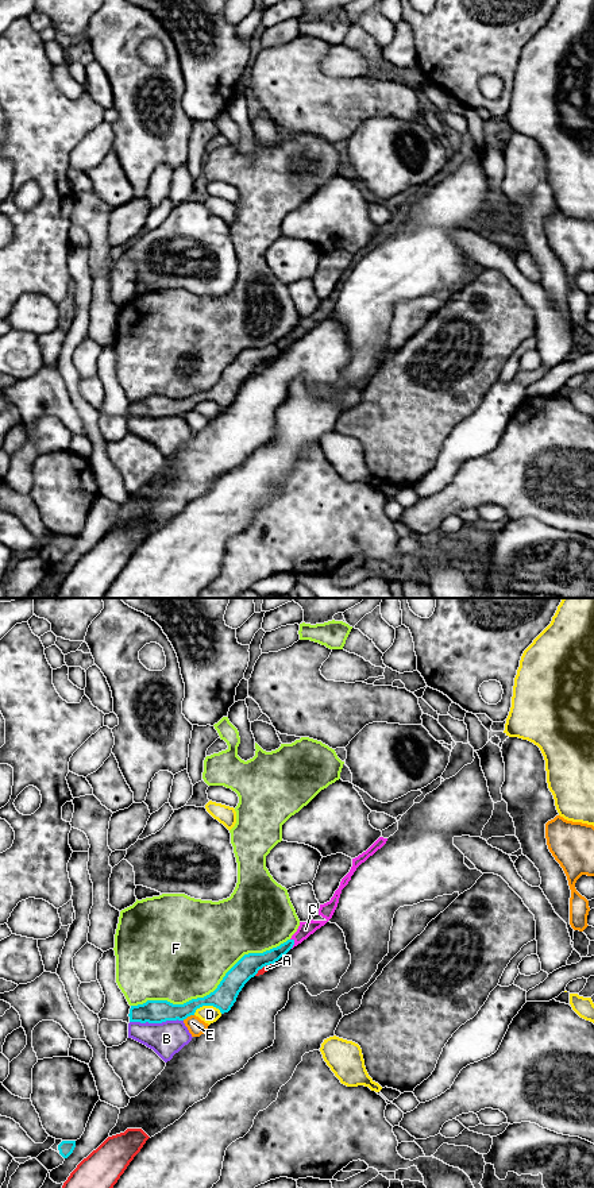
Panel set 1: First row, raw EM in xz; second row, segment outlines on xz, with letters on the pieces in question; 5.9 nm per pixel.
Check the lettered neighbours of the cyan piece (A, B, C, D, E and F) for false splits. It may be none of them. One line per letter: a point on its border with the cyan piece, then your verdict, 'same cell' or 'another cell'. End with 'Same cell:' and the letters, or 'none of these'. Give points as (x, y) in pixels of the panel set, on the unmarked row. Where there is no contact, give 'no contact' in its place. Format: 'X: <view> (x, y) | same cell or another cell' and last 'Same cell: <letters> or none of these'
A: xz (262, 362) | another cell
B: xz (155, 417) | another cell
C: xz (293, 339) | same cell
D: xz (207, 400) | another cell
E: xz (188, 411) | another cell
F: xz (213, 386) | another cell
Same cell: C

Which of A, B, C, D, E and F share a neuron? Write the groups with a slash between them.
A / B / C / D / E / F

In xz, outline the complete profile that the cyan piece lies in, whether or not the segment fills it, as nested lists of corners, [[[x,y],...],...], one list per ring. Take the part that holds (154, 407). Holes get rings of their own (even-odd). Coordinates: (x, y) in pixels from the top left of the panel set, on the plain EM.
[[[379,232],[366,247],[352,254],[352,262],[350,267],[342,274],[339,284],[335,286],[329,297],[320,300],[319,310],[323,316],[300,317],[297,327],[290,335],[281,339],[277,343],[266,346],[263,348],[244,350],[223,373],[217,383],[204,393],[192,394],[184,400],[173,400],[167,396],[147,396],[143,400],[131,401],[130,417],[140,418],[162,418],[166,416],[184,416],[190,410],[194,410],[196,405],[202,401],[213,401],[220,405],[221,409],[228,408],[244,379],[254,373],[259,364],[266,360],[274,359],[290,344],[301,339],[317,324],[324,321],[333,310],[342,285],[348,279],[351,271],[356,263],[373,251],[378,244],[386,239],[387,234]]]

